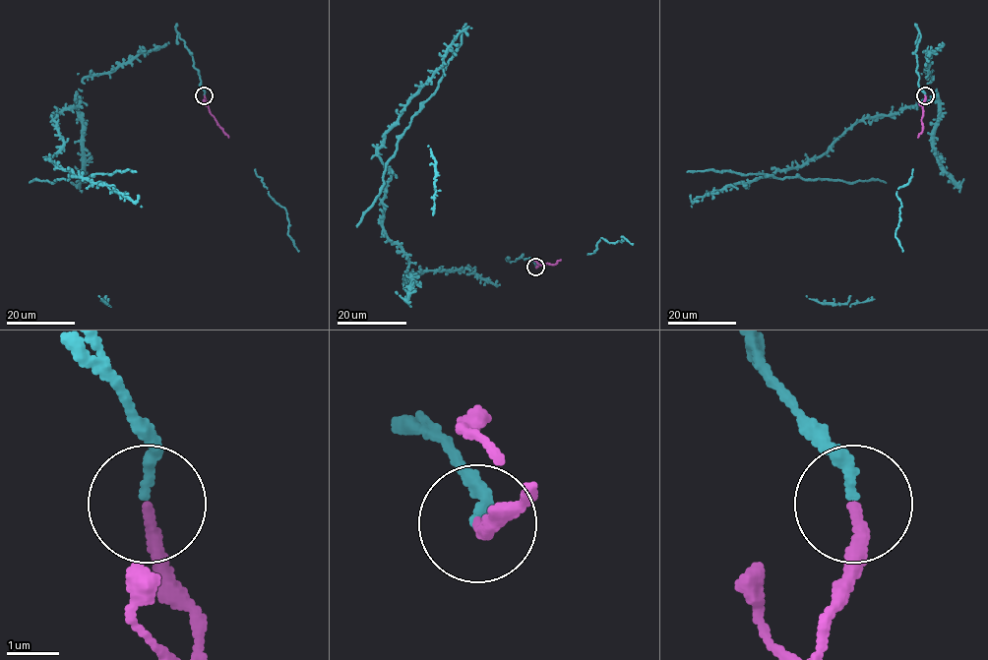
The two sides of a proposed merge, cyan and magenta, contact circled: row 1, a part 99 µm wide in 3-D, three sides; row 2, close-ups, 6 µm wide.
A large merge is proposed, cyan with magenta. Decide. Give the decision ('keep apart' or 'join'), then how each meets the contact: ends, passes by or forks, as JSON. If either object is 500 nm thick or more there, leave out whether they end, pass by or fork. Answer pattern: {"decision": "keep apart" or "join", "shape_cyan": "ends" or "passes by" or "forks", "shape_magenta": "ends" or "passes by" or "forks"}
{"decision": "join", "shape_cyan": "ends", "shape_magenta": "ends"}

